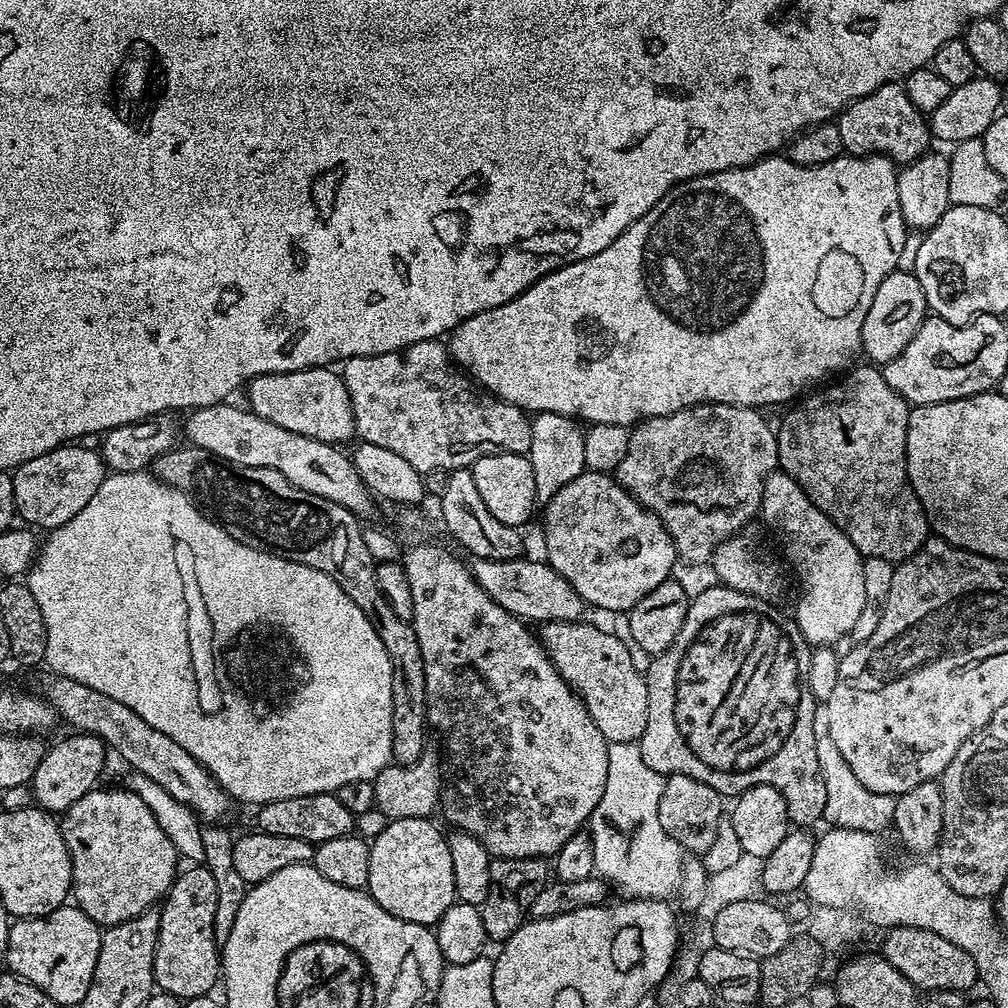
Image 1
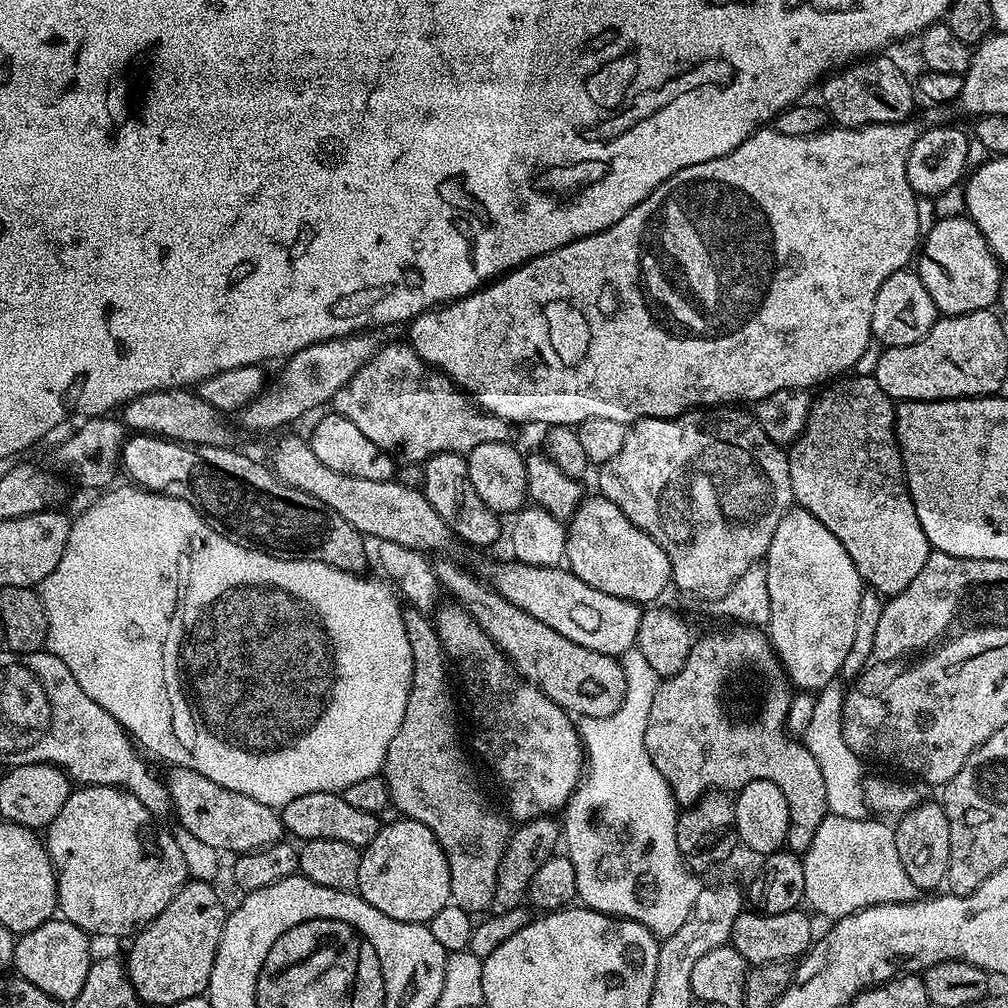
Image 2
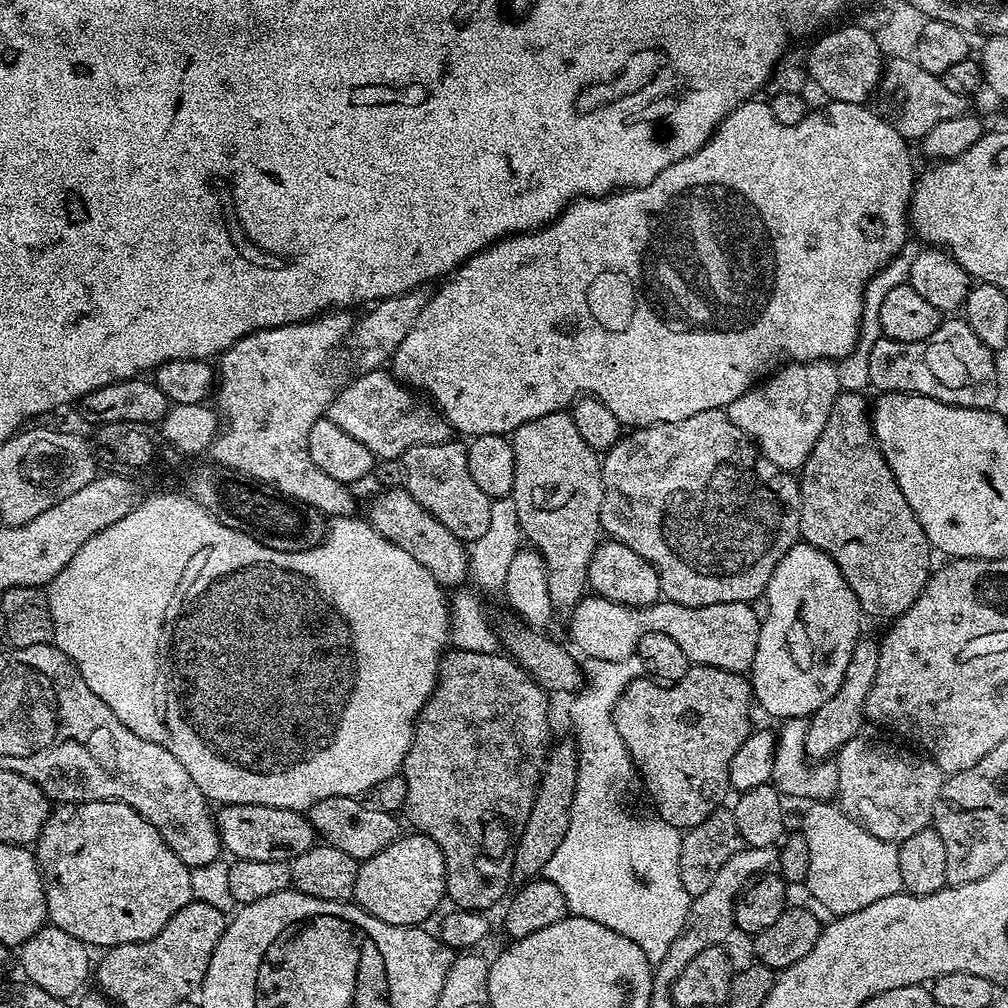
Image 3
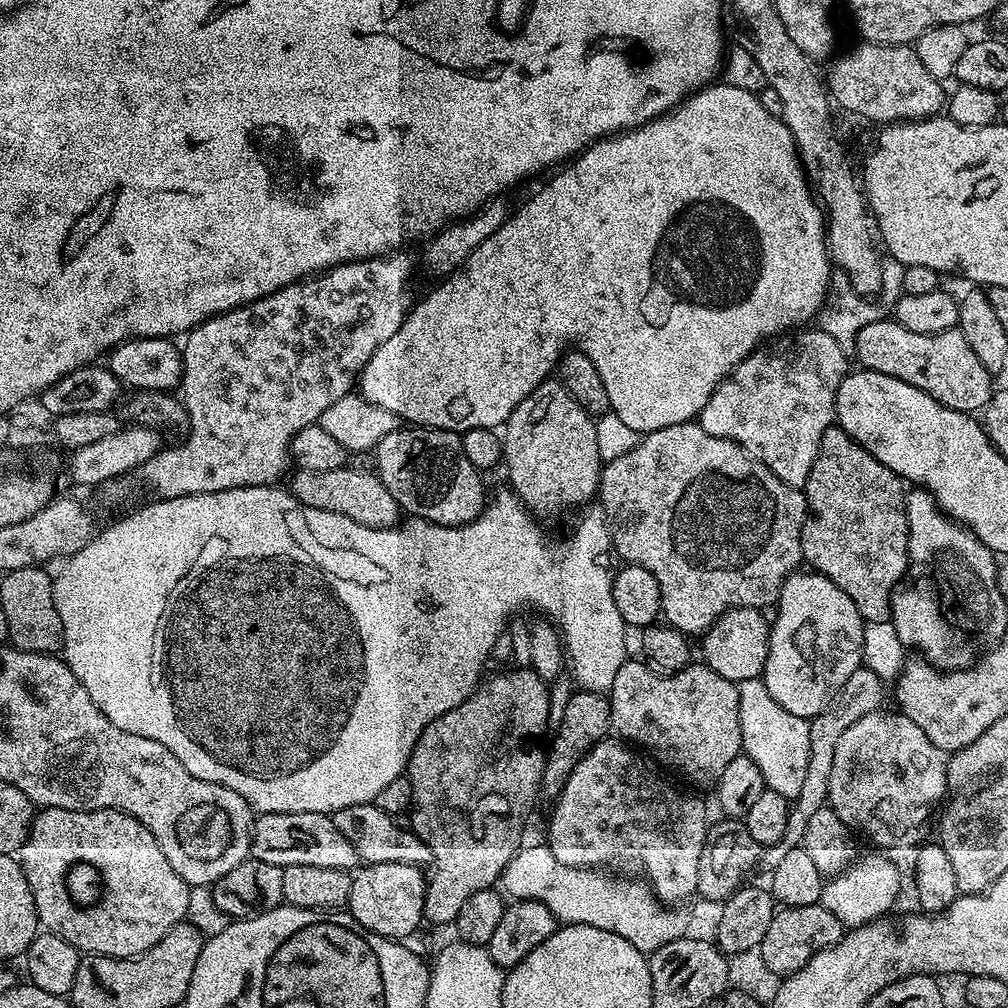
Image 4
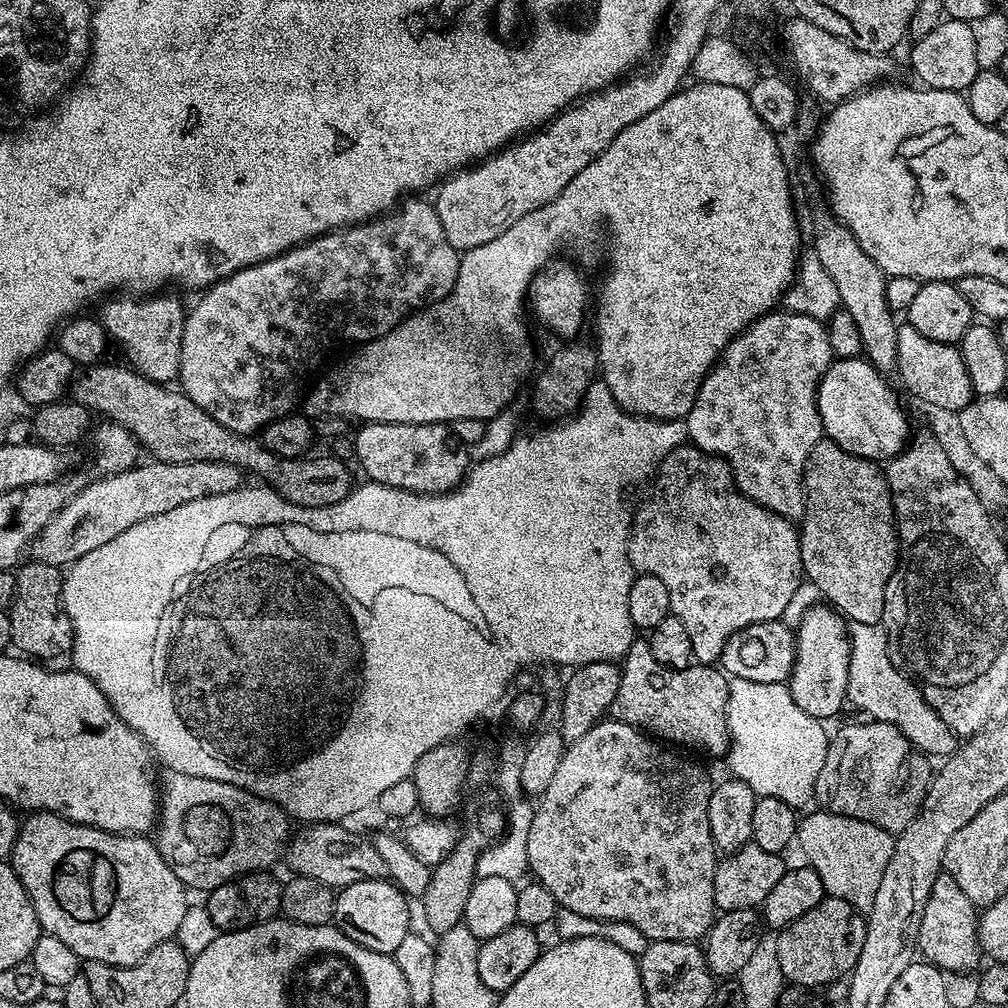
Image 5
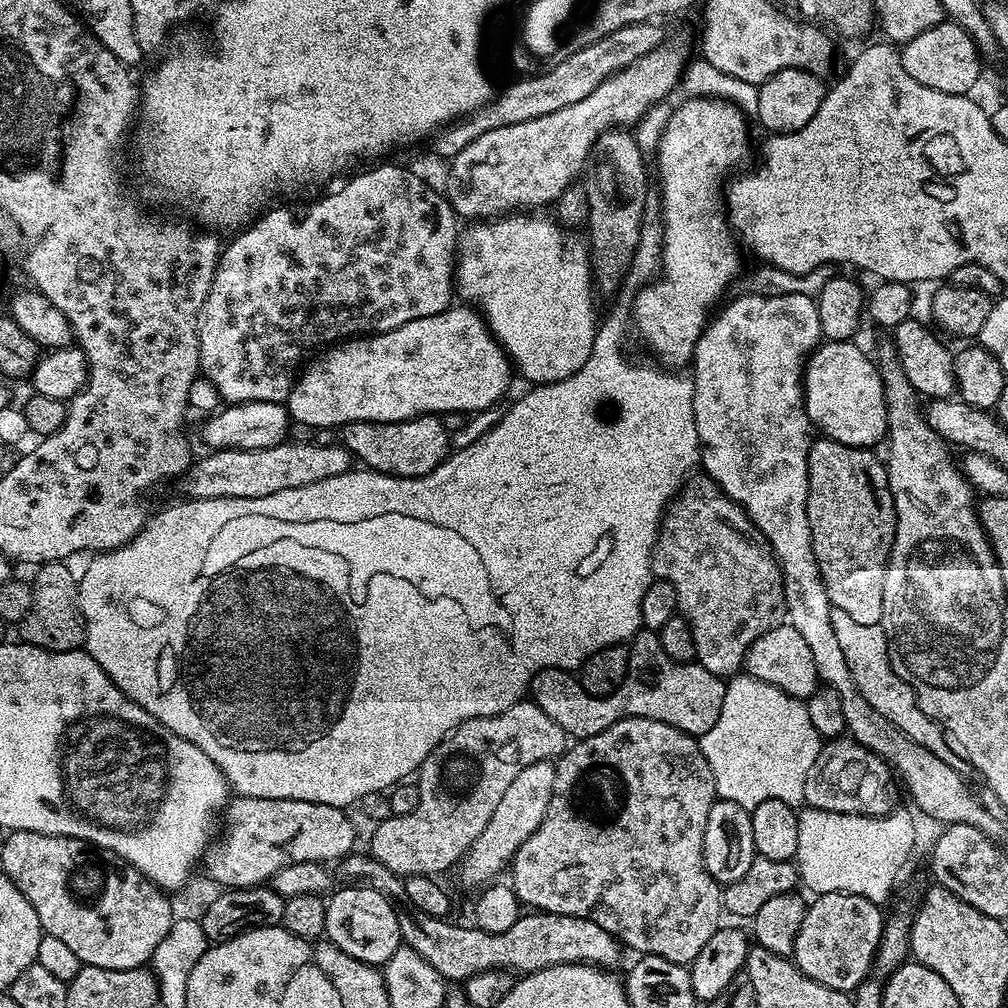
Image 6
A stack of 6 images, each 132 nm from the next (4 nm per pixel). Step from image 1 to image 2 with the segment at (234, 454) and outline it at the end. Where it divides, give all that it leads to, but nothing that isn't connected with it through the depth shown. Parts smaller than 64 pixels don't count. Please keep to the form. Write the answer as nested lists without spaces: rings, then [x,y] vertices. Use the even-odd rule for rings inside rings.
[[[167,388],[142,394],[128,401],[122,412],[123,423],[136,434],[163,436],[165,440],[177,440],[180,444],[209,444],[219,448],[233,443],[231,430],[220,425],[221,413],[188,388]]]

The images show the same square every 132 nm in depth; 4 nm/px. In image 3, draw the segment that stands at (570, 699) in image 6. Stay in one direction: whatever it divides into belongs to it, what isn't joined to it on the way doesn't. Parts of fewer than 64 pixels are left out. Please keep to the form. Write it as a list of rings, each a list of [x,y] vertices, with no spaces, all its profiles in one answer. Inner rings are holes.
[[[692,666],[679,682],[667,686],[651,678],[632,680],[630,686],[626,686],[612,711],[612,718],[622,734],[639,779],[640,776],[644,779],[644,788],[656,806],[655,815],[659,819],[687,830],[698,826],[698,822],[706,822],[708,815],[725,803],[724,795],[730,792],[728,771],[732,759],[754,728],[752,708],[754,697],[749,677],[721,668]]]

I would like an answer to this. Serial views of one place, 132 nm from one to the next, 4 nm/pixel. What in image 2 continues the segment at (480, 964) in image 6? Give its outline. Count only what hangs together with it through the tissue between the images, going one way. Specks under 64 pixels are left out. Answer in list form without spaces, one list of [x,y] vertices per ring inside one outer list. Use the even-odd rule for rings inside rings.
[[[187,766],[174,769],[168,777],[168,785],[169,799],[179,820],[177,823],[220,854],[252,852],[283,839],[285,831],[279,811],[273,805],[262,803],[259,797],[219,786],[218,782]]]

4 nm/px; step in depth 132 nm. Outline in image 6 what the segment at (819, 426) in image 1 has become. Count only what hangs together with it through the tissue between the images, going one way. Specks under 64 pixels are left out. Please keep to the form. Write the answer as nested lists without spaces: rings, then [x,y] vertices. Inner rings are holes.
[[[816,438],[808,452],[808,517],[816,561],[832,607],[850,614],[864,626],[879,625],[882,618],[882,590],[886,582],[888,558],[896,537],[896,507],[888,485],[888,470],[883,459],[867,448],[846,446],[837,440]]]

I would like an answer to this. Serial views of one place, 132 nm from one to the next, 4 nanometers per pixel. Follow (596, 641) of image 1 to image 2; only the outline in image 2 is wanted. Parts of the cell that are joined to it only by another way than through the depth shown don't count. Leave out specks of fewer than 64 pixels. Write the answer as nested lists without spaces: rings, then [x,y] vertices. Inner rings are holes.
[[[452,558],[437,559],[440,561],[436,560],[434,564],[441,589],[447,590],[447,593],[449,590],[460,607],[475,618],[478,626],[482,626],[482,630],[527,683],[536,685],[558,707],[580,718],[606,718],[620,709],[626,698],[628,683],[624,665],[617,657],[598,654],[598,650],[570,642],[570,638],[546,626],[546,622],[538,622],[534,614],[526,614],[526,610],[514,606],[514,602],[506,602],[506,598],[502,598],[502,594],[494,591],[488,581],[477,573],[476,577],[462,565],[448,559]]]

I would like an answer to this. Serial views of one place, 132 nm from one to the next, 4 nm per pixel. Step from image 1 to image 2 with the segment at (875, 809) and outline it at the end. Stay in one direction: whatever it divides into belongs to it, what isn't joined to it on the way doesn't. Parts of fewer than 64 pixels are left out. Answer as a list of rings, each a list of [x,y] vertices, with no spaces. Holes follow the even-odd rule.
[[[837,678],[826,682],[824,688],[815,693],[816,705],[814,716],[810,718],[810,724],[802,734],[802,742],[814,754],[818,766],[822,766],[822,778],[826,778],[826,790],[828,791],[828,811],[833,816],[842,818],[854,818],[863,820],[869,815],[867,802],[864,800],[864,784],[866,773],[860,769],[861,757],[846,746],[846,738],[842,738],[842,706],[846,684],[843,679]]]

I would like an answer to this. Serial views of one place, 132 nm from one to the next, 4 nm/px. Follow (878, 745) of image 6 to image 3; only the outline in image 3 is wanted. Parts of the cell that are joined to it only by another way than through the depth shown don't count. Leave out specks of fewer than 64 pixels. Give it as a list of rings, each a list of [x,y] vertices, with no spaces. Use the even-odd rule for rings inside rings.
[[[807,360],[801,364],[795,362],[783,365],[767,378],[748,389],[726,411],[730,422],[738,426],[747,436],[756,441],[759,449],[774,466],[783,472],[795,473],[803,468],[806,458],[810,458],[810,450],[814,450],[814,442],[818,442],[818,434],[826,427],[826,418],[830,418],[830,406],[840,397],[842,389],[839,384],[839,370],[831,360]]]

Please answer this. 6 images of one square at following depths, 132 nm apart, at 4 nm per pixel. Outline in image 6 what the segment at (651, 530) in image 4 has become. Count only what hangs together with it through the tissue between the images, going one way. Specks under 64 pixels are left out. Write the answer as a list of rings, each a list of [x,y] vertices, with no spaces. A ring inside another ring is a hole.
[[[696,474],[685,483],[684,487],[676,493],[671,504],[668,505],[664,519],[660,521],[660,530],[656,533],[656,545],[652,548],[652,574],[657,580],[670,582],[676,591],[676,606],[679,615],[687,620],[690,630],[694,634],[694,646],[696,647],[696,660],[710,674],[721,678],[731,678],[741,671],[744,663],[744,655],[748,653],[748,648],[756,641],[763,632],[769,632],[777,623],[781,615],[784,602],[784,575],[780,572],[780,563],[776,561],[776,556],[772,552],[772,546],[768,539],[762,535],[754,526],[752,519],[744,513],[743,508],[736,504],[720,489],[718,484],[706,474]]]

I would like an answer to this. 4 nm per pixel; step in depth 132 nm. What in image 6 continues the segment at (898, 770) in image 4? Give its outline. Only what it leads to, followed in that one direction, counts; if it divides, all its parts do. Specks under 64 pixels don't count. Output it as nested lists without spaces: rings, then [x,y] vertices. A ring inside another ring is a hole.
[[[834,738],[821,747],[817,763],[806,776],[804,804],[829,813],[884,818],[893,811],[896,802],[893,781],[887,761],[850,738]]]

